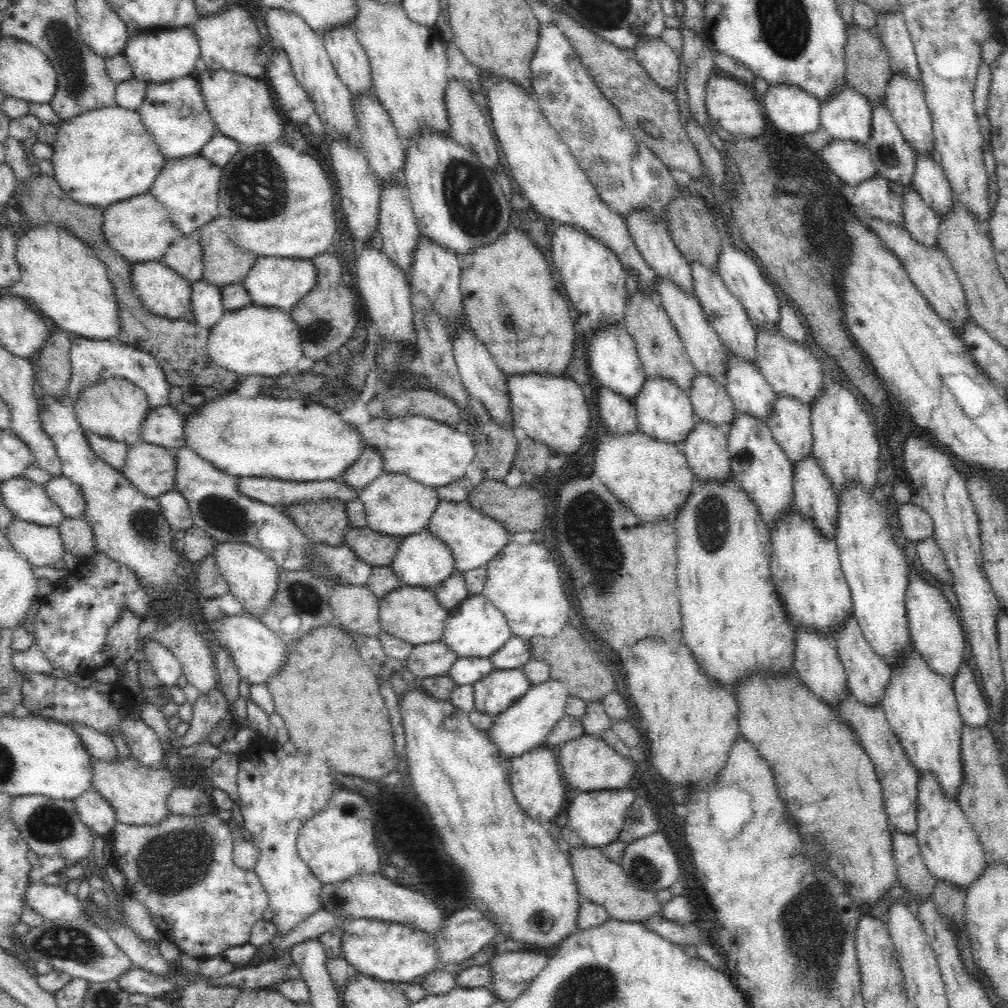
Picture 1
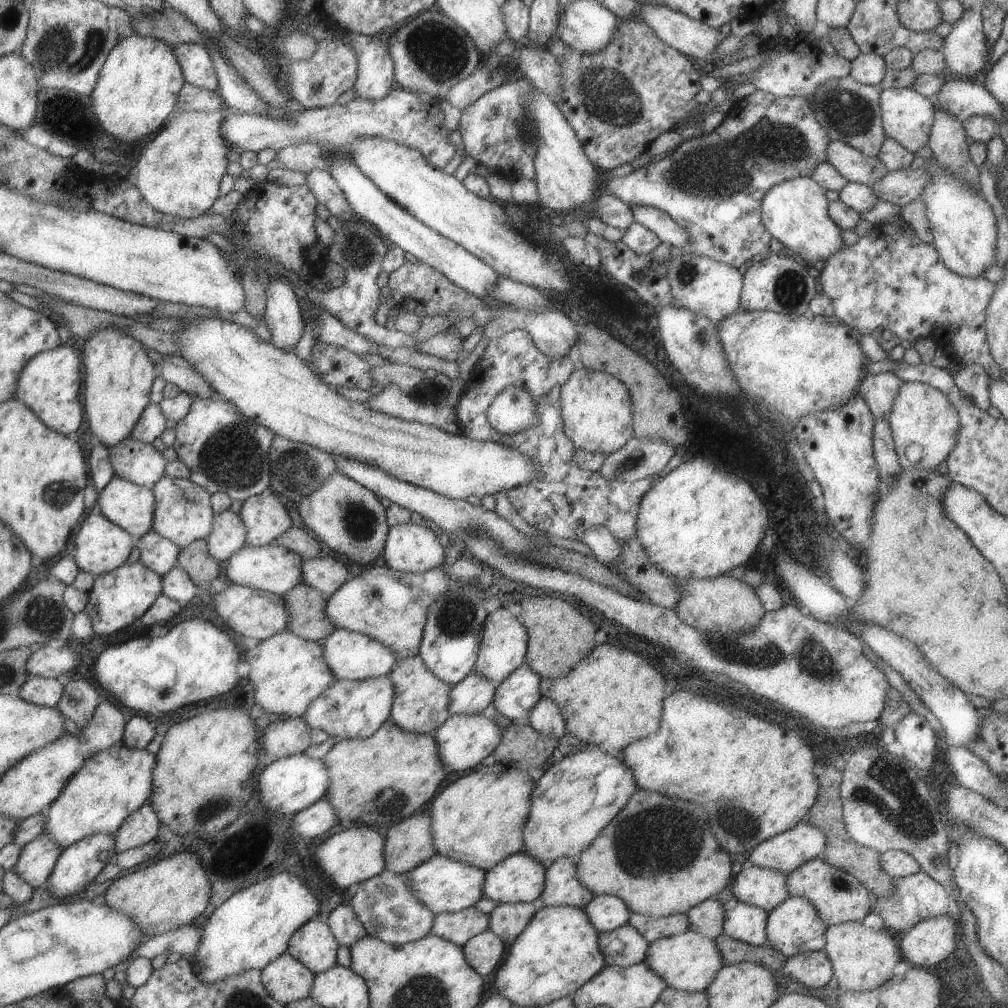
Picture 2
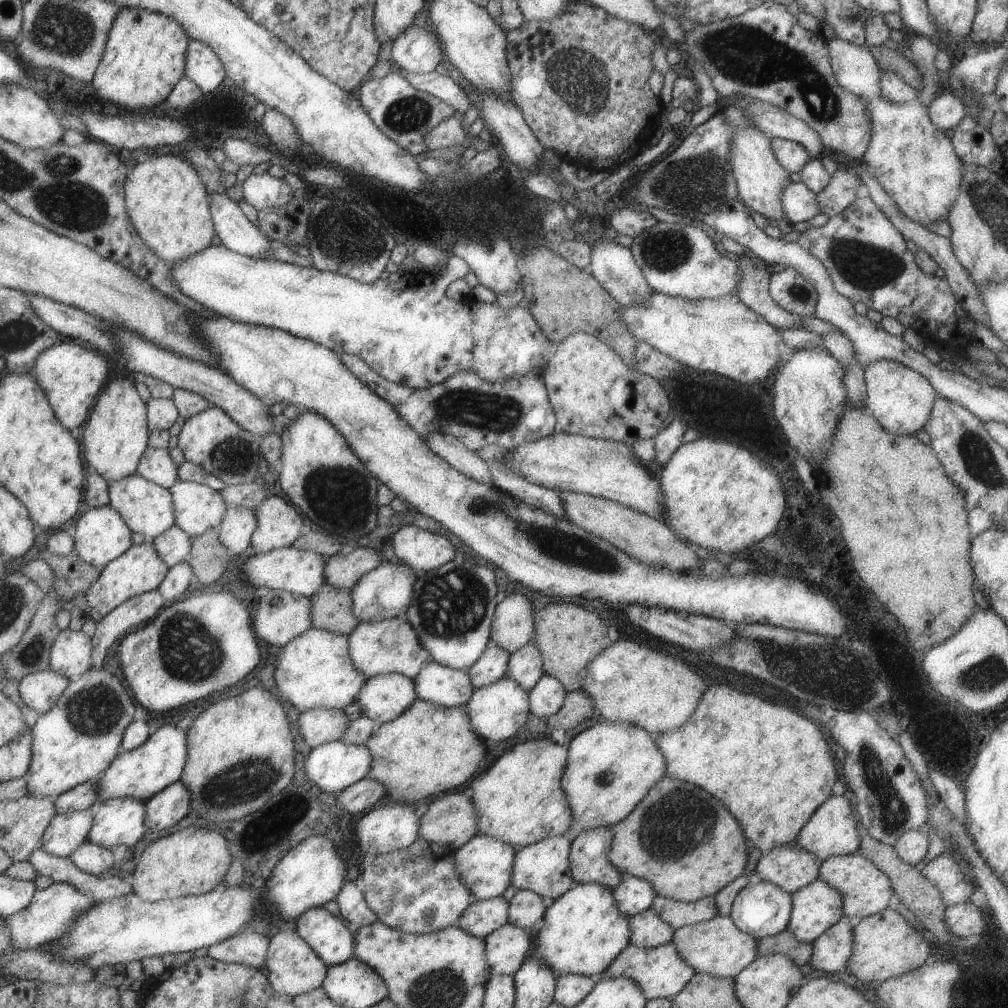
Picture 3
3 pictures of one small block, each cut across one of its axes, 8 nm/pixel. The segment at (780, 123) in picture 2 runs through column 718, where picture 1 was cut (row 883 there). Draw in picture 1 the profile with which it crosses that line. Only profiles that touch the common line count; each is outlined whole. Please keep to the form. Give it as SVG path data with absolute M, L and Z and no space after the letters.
M170 813L154 826L116 823L108 834L113 853L109 864L117 867L125 879L124 894L144 904L150 921L162 938L172 941L180 952L203 959L222 954L231 946L249 942L251 928L261 921L262 912L269 908L269 896L256 871L246 870L234 863L234 842L226 821L218 814L203 817L178 816Z

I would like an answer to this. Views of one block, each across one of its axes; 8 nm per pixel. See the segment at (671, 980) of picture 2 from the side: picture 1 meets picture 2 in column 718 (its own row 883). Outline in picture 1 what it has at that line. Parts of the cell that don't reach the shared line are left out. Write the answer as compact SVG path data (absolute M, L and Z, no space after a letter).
M920 773L917 783L916 832L917 844L926 868L933 878L947 880L958 888L968 888L982 874L986 857L979 836L966 818L956 798L948 798L932 773Z

